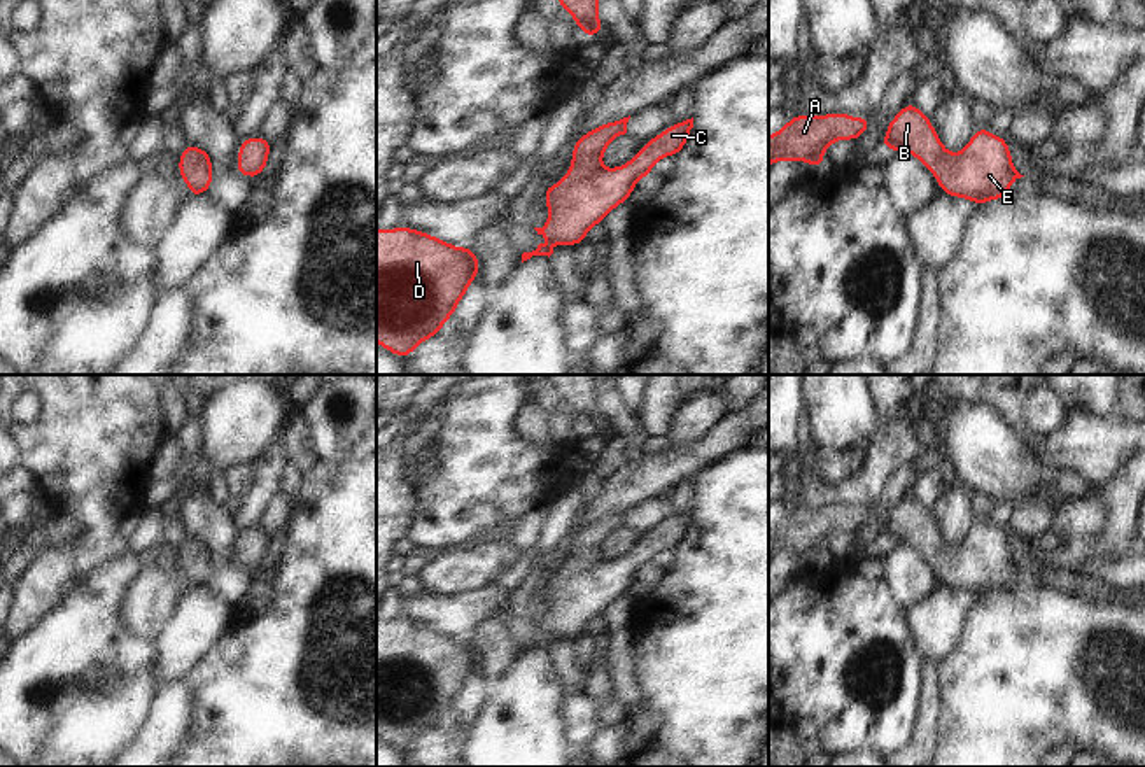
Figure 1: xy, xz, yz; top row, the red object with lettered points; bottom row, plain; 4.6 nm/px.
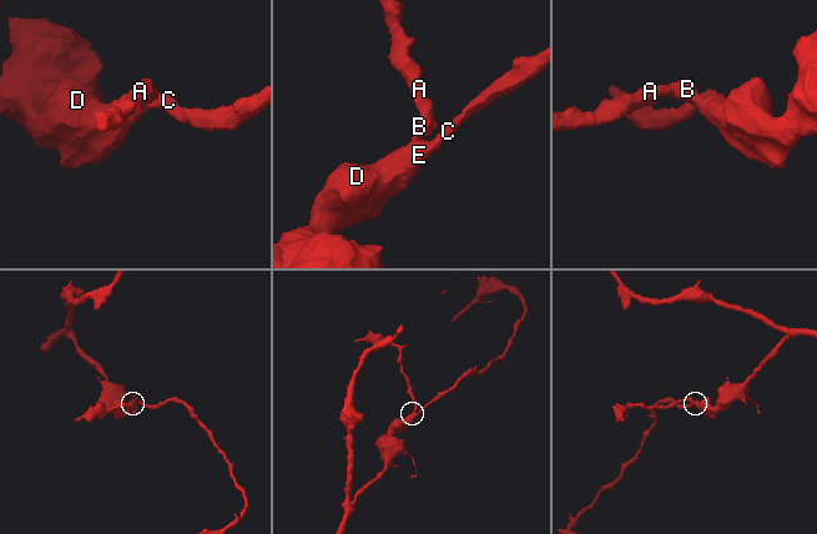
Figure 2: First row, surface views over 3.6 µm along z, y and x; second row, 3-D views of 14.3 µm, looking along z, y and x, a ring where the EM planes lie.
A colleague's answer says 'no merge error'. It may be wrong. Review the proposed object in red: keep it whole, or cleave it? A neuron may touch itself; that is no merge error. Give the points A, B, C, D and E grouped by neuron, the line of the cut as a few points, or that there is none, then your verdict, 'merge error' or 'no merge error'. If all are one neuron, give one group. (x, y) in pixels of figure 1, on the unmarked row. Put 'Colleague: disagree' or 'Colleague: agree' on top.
Colleague: agree
A B C D E | no cut | no merge error

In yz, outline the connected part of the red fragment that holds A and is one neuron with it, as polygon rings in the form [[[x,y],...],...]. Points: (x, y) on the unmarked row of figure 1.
[[[844,504],[826,508],[797,506],[777,525],[769,527],[769,559],[776,553],[805,553],[823,560],[826,541],[839,532],[858,532],[870,518],[870,510]]]

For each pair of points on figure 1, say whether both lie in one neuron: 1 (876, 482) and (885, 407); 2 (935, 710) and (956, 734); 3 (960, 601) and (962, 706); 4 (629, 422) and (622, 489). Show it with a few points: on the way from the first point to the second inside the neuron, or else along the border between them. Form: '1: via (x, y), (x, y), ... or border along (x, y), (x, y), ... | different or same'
1: border along (893, 414), (879, 419) | different
2: border along (937, 676), (942, 687), (939, 748) | different
3: border along (976, 603), (960, 645), (939, 666) | different
4: border along (645, 456), (639, 461), (627, 463) | different

